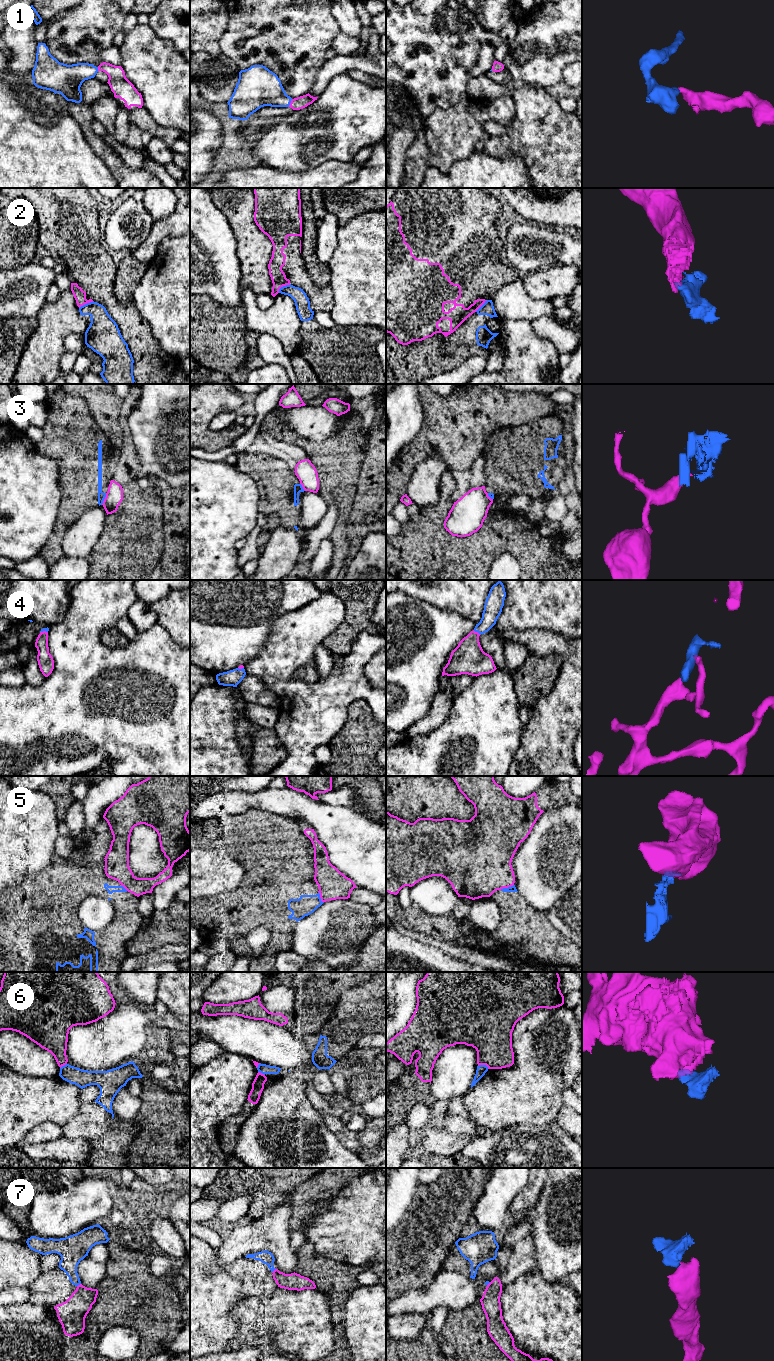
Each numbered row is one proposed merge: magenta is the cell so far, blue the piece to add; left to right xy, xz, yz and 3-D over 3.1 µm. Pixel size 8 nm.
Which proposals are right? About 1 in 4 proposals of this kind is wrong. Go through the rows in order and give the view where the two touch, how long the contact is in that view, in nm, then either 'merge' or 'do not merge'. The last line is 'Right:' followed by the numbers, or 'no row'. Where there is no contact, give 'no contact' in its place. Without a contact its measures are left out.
1: meets magenta in xz; contact 70 nm long; merge
2: meets magenta in xz; contact 120 nm long; do not merge
3: meets magenta in xy; contact 100 nm long; do not merge
4: meets magenta in yz; contact 70 nm long; merge
5: meets magenta in yz; contact 120 nm long; do not merge
6: meets magenta in yz; contact 90 nm long; do not merge
7: meets magenta in xy; contact 40 nm long; merge
Right: 1, 4, 7

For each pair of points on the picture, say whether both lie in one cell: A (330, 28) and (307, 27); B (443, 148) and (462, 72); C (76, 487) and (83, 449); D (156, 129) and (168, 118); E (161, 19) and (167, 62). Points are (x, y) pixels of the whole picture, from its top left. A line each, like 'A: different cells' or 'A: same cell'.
A: same cell
B: different cells
C: same cell
D: different cells
E: different cells

